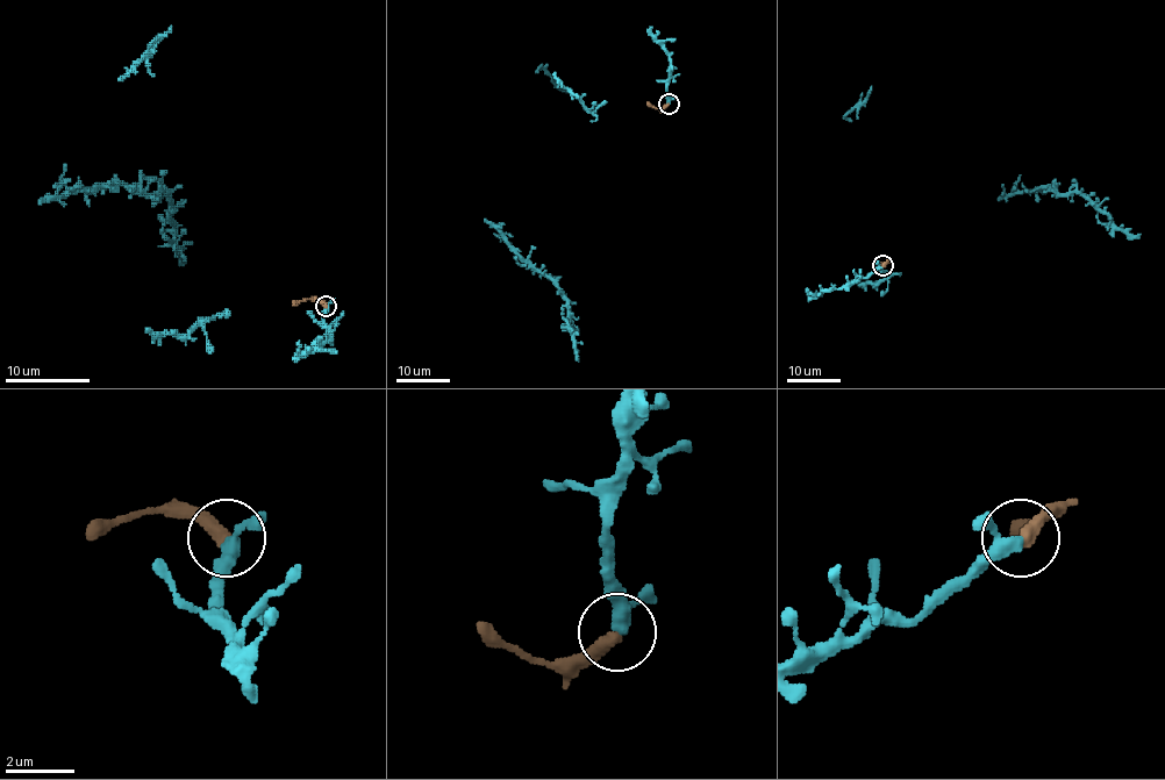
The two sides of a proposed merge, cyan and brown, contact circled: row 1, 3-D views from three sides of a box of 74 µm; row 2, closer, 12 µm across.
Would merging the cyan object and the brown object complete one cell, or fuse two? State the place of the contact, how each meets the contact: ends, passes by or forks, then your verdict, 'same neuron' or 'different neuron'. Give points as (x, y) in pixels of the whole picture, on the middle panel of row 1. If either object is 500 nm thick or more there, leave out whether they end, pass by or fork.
(669, 104) | cyan passes by | brown ends | same neuron

